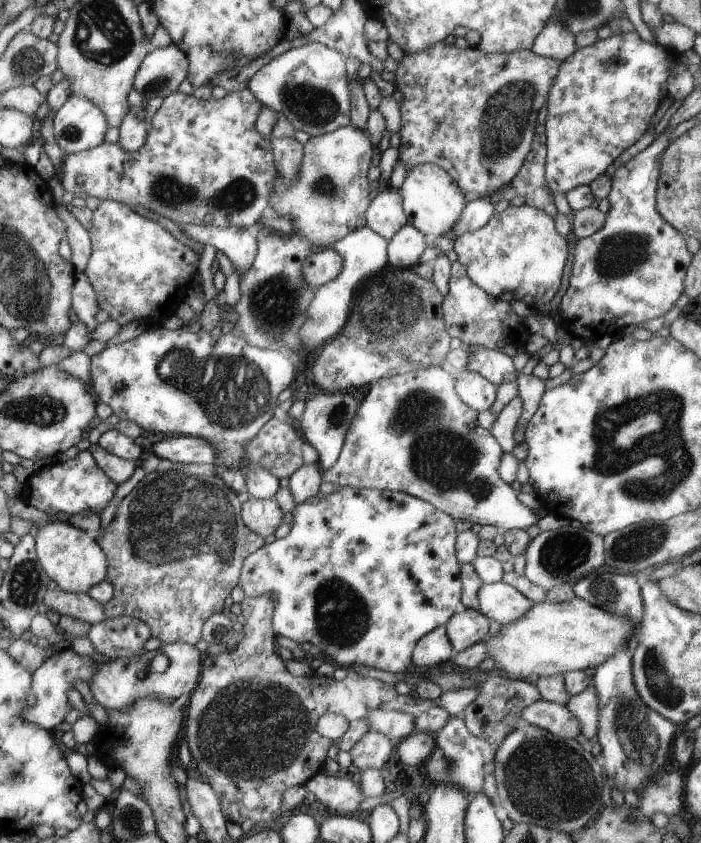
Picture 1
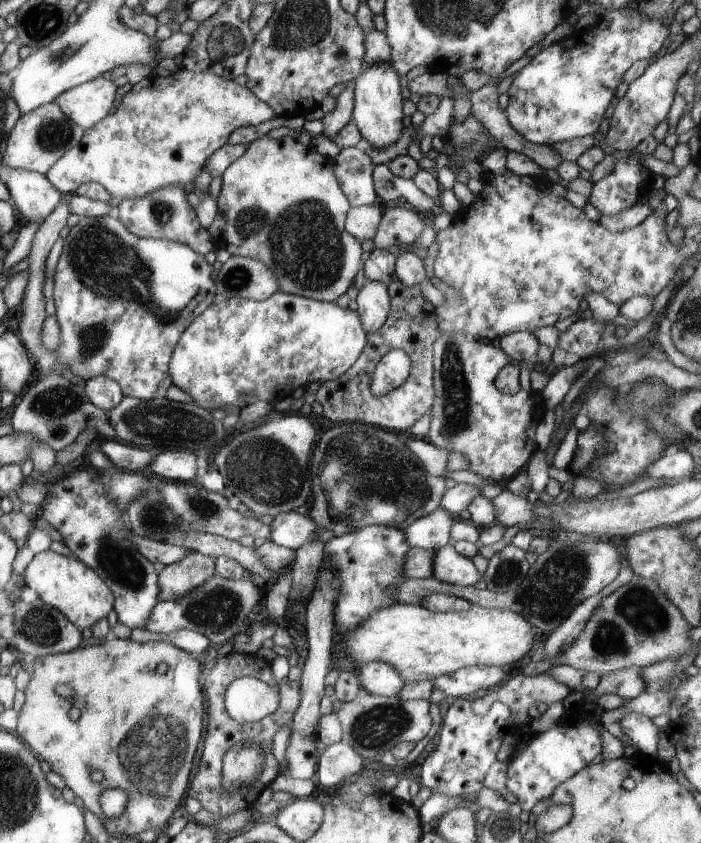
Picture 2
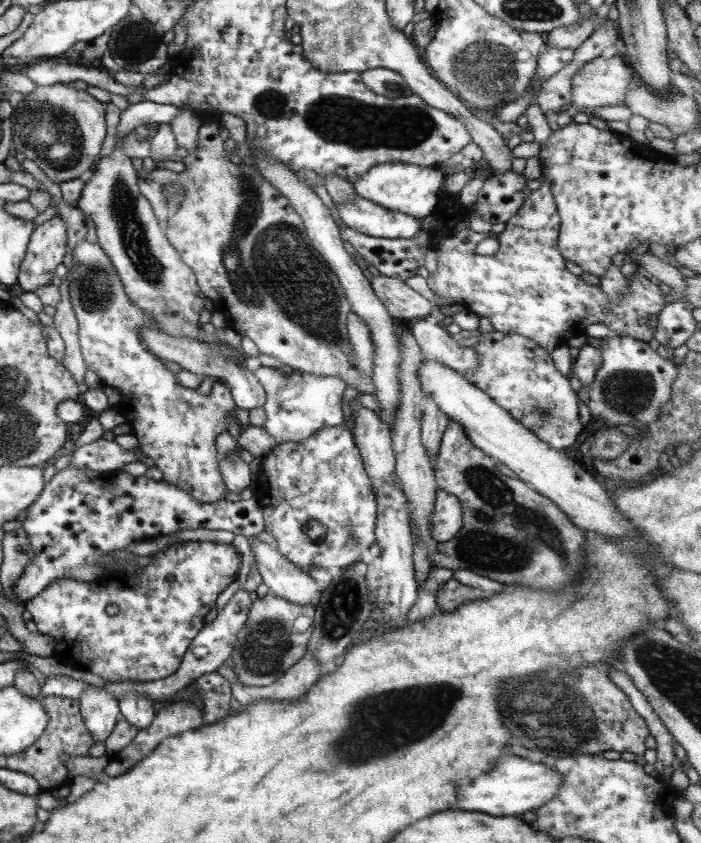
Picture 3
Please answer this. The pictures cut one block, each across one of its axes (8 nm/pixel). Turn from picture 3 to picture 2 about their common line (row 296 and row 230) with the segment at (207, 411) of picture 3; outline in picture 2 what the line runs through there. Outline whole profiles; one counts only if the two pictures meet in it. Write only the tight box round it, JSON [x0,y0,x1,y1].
[50,215,215,400]

